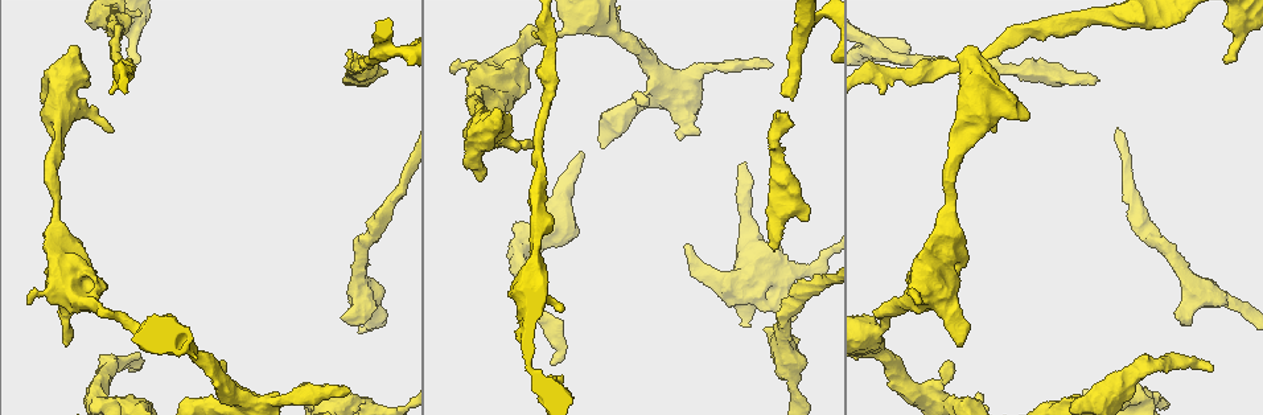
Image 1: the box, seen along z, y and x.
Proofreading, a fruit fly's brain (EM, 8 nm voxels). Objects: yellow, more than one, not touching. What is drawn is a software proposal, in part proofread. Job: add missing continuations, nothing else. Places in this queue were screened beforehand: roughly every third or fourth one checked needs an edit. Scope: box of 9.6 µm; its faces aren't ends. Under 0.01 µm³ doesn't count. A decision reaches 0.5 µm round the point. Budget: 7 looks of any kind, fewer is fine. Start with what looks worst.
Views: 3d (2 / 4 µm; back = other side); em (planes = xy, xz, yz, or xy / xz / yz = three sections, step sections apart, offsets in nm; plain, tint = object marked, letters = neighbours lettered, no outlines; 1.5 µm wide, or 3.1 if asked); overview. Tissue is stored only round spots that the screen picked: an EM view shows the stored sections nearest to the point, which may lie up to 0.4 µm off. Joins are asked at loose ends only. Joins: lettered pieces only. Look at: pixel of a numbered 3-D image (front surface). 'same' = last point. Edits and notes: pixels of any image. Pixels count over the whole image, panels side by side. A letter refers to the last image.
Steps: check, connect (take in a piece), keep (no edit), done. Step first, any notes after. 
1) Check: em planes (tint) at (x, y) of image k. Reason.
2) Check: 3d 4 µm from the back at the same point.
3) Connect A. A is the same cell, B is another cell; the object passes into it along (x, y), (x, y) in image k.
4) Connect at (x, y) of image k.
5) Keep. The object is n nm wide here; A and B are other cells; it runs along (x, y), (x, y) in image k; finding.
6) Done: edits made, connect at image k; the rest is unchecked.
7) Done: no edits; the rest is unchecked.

Check: em xy step 8 (letters) at (364, 56) of image 1. An open end.

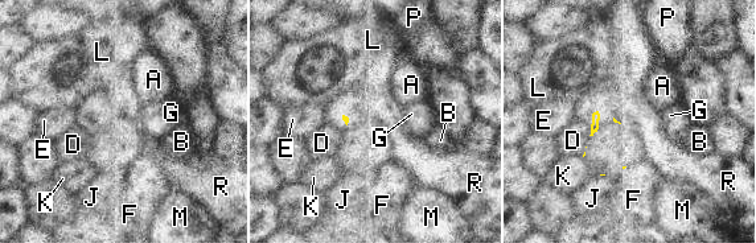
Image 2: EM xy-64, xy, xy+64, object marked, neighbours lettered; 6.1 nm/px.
Keep. The longest contact is with D, 140 nm; A, B, D, E, F, G, J, K, L, M, P and R are other cells; a border runs along (598, 111), (600, 115) in image 2; none of them fits.

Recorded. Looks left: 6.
Check: em planes (letters) at (808, 217) of image 1. Branch stops here.

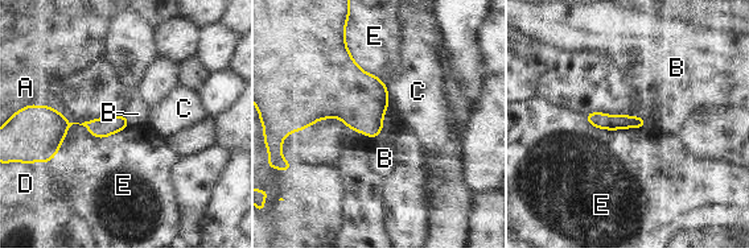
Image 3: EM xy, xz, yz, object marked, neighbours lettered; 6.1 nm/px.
Keep. The longest contact is with E, 600 nm; A, B, C, D and E are other cells; a border runs along (36, 104), (97, 137), (128, 124) in image 3; none of them fits.

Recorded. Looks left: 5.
Check: 3d 2 µm at (138, 59) of image 1. Branch stops here.

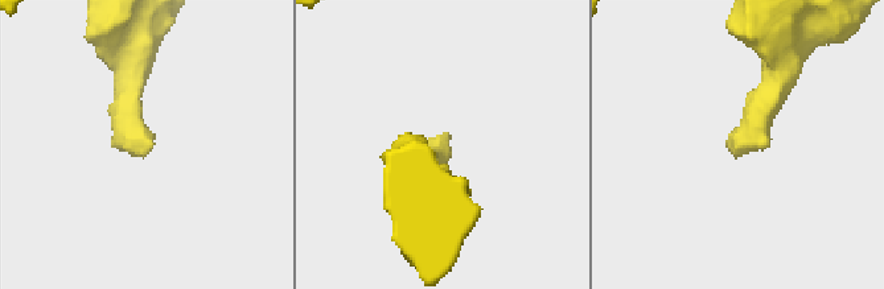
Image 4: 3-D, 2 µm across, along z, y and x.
Check: em xz step 4 (letters) at (149, 142) of image 4. Now the EM.

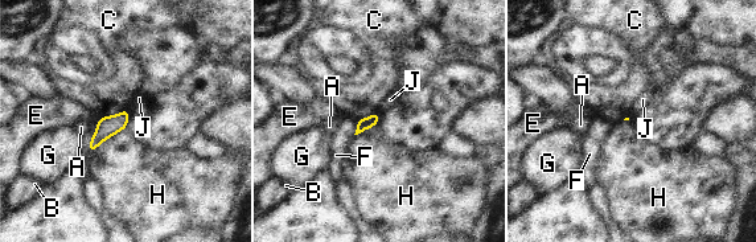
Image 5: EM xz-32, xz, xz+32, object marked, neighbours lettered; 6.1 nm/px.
Check: em planes (letters) at the same point.

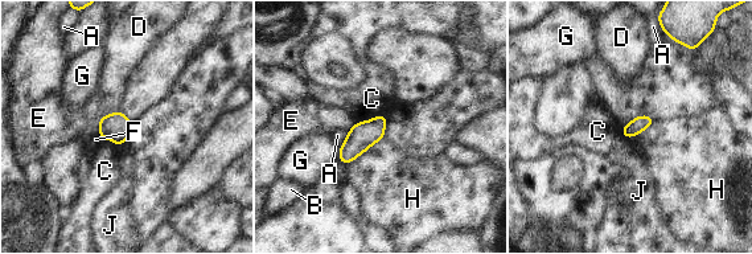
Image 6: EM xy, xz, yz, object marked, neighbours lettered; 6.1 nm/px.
Keep. A, B, C, D, E, F, G, H and J are other cells; a border runs along (383, 138), (374, 142), (346, 164) in image 6; no lettered piece goes on from it.

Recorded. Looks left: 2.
Done: no edits; the rest is unchecked.

